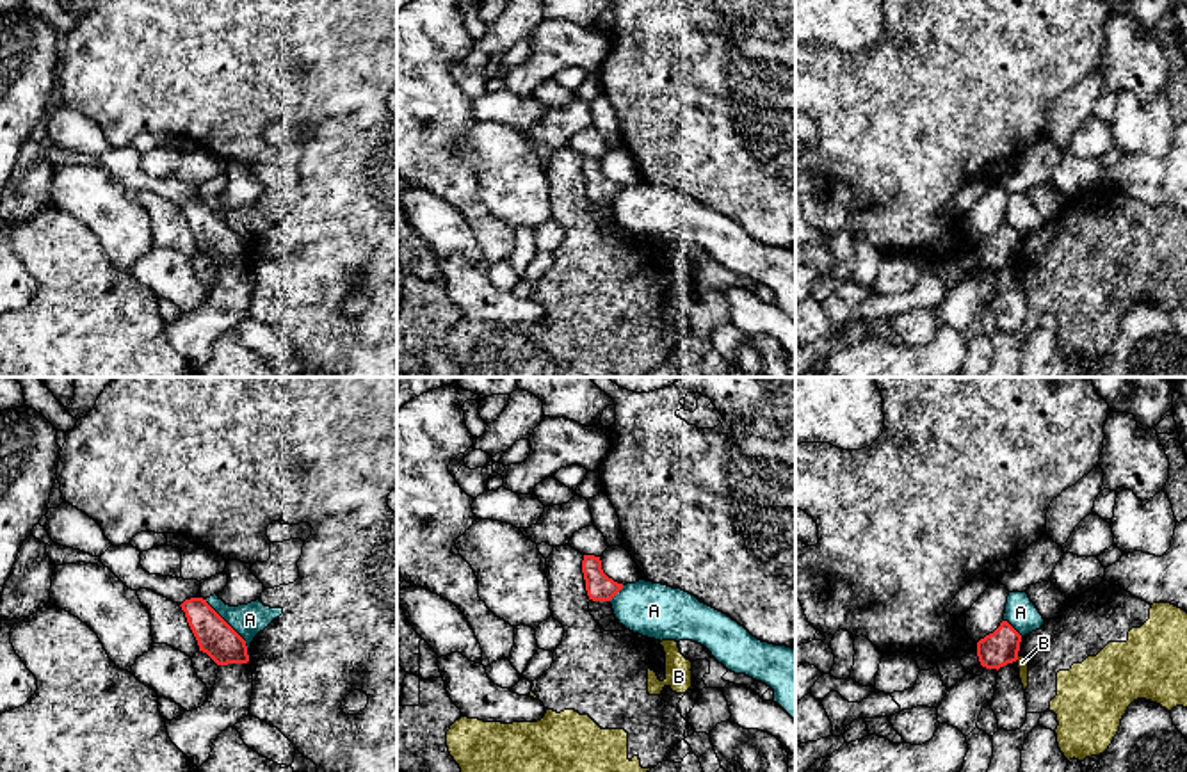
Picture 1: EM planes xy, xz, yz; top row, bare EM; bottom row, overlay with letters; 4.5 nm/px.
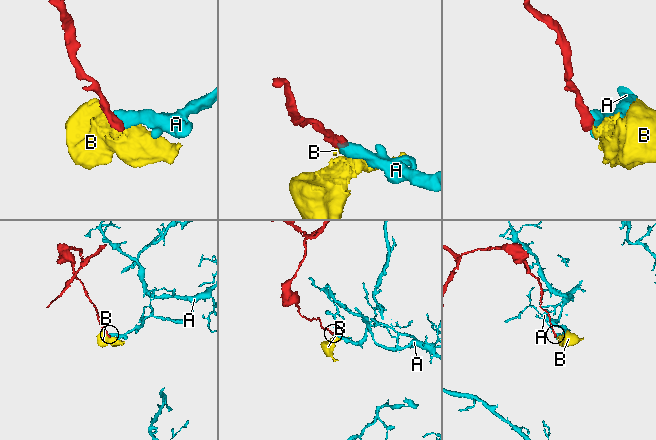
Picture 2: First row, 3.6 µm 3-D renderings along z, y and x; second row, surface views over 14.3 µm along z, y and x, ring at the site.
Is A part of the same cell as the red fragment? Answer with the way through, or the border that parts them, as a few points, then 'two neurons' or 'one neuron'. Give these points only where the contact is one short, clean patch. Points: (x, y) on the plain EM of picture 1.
border xy (205, 201), (248, 249); two neurons

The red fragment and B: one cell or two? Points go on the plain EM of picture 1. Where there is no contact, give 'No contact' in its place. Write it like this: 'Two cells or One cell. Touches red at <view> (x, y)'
Two cells. Touches red at yz (1017, 260)

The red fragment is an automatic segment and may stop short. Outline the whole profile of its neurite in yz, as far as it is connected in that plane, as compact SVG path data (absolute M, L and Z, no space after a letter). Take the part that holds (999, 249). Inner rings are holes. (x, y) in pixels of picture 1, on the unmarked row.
M1007 224L977 244L977 258L982 269L1000 270L1018 261L1021 237Z

